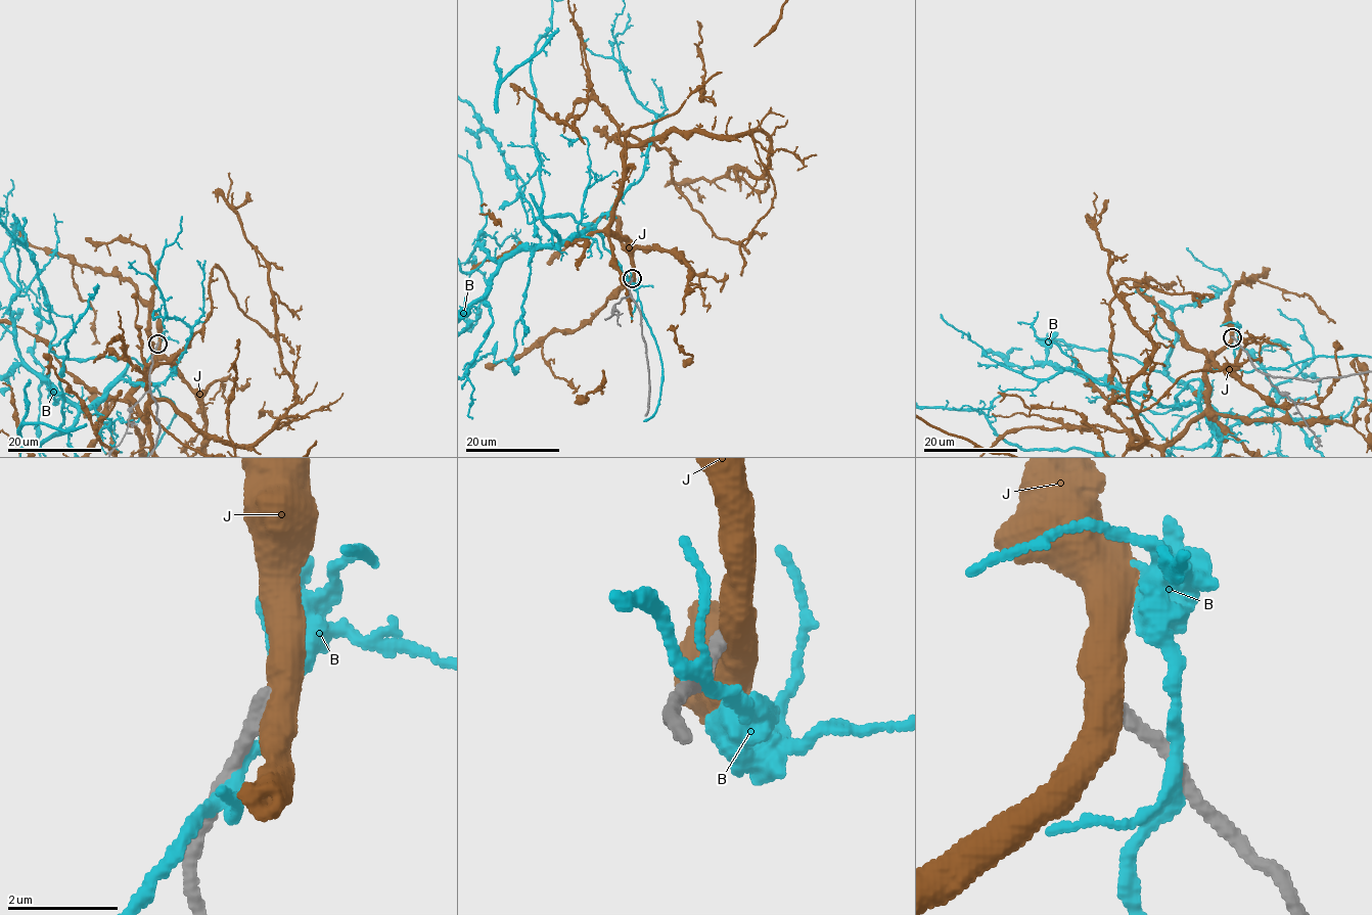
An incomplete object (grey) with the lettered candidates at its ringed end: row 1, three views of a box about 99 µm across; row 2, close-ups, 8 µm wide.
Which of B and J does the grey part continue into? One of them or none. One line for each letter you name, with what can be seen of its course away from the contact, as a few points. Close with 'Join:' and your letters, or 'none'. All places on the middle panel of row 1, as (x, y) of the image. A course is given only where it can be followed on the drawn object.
Join: none

